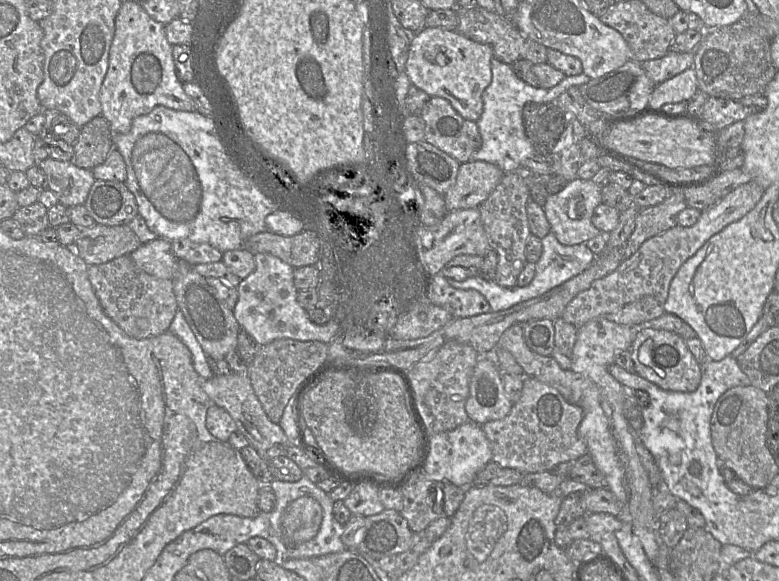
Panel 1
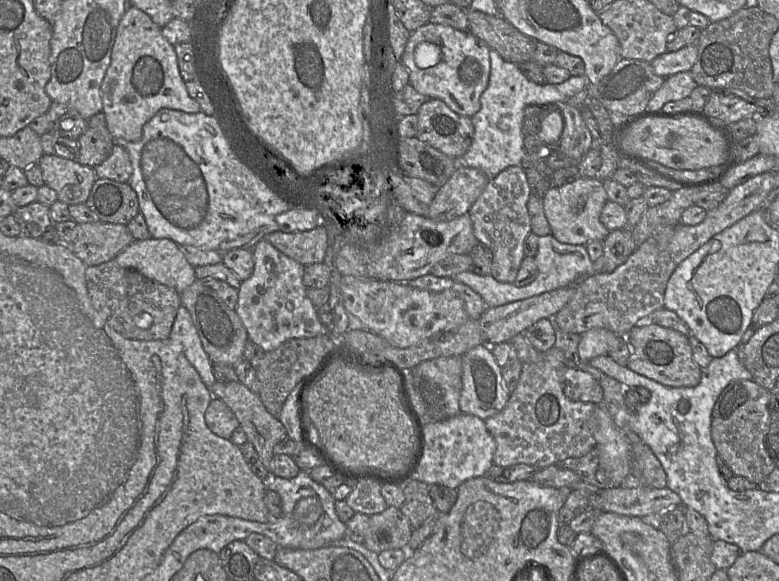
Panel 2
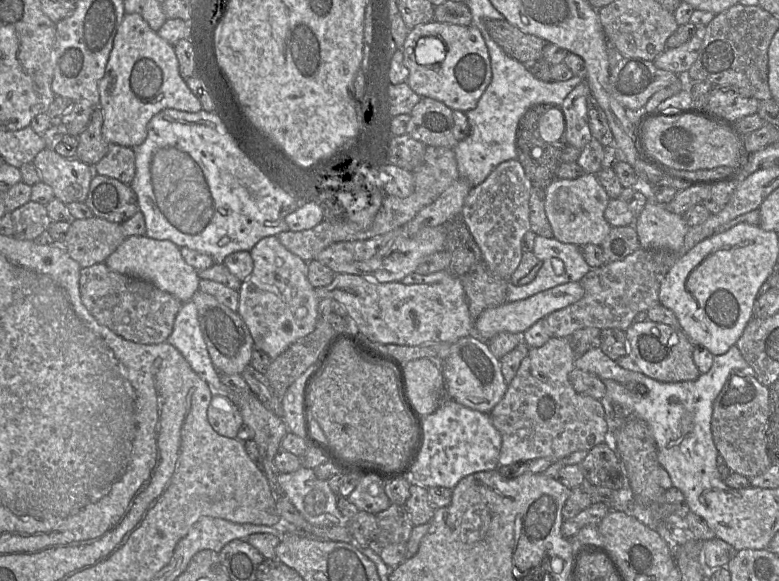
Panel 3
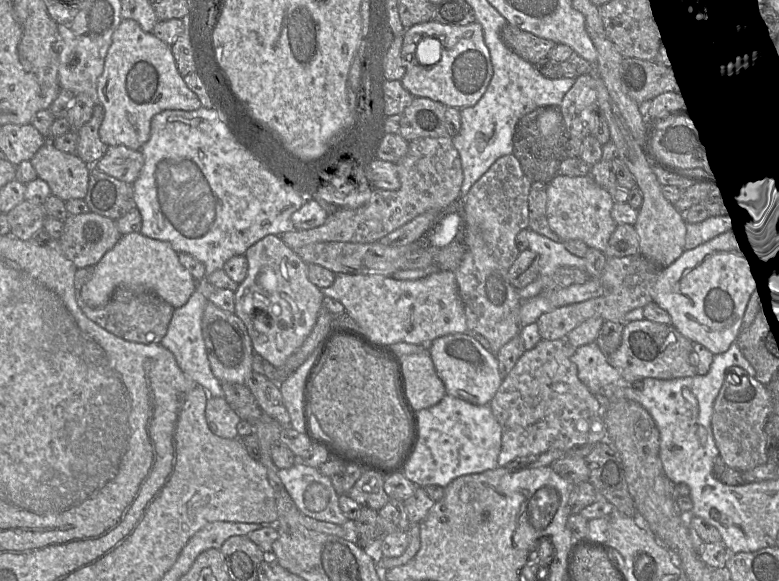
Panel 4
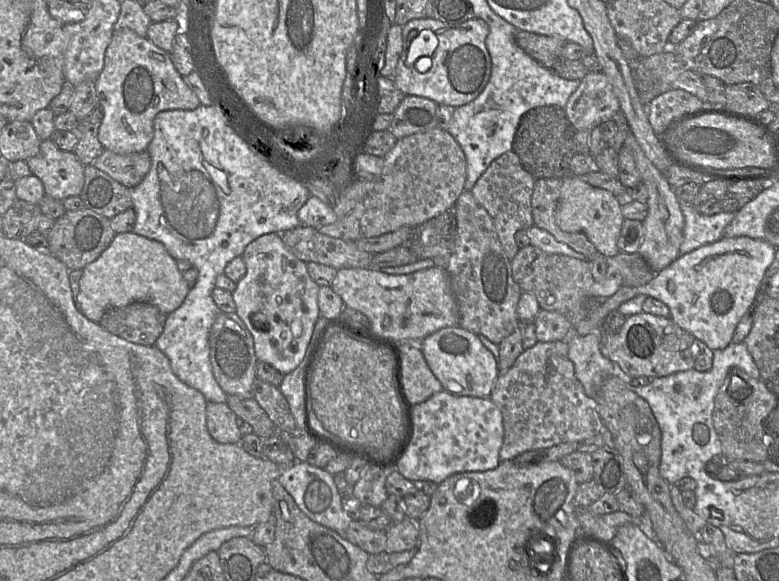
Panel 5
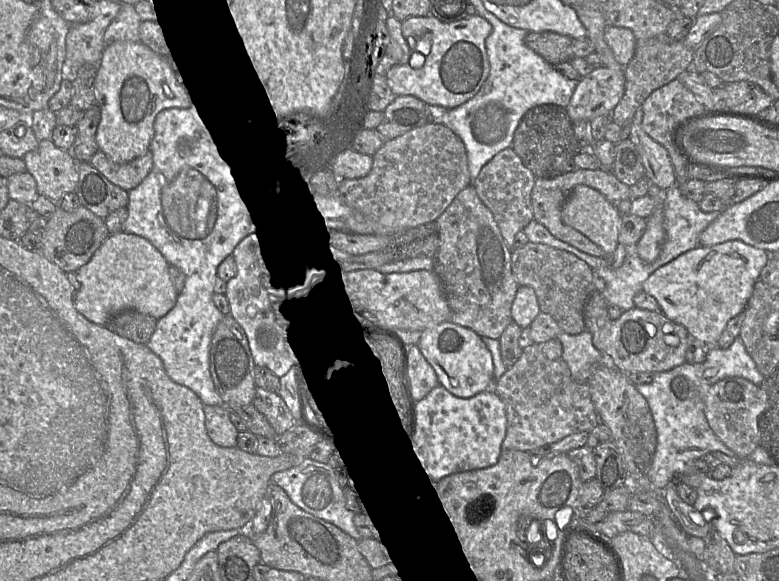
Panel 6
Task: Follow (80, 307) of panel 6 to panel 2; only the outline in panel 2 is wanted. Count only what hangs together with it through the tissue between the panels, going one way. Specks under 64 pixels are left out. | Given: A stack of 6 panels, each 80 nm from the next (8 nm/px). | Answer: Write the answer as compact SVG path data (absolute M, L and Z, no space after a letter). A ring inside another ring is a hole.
M167 238L135 240L114 259L119 266L133 269L148 279L175 289L178 293L183 292L197 279L195 268L186 260L179 245Z

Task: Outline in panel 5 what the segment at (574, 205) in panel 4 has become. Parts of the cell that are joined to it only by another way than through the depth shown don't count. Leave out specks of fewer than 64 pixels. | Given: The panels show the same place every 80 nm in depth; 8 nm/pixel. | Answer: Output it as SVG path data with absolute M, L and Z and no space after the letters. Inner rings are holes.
M570 175L564 178L555 220L559 228L565 232L584 233L598 252L607 258L612 258L620 252L617 242L624 217L618 197L607 190L591 186L579 176Z

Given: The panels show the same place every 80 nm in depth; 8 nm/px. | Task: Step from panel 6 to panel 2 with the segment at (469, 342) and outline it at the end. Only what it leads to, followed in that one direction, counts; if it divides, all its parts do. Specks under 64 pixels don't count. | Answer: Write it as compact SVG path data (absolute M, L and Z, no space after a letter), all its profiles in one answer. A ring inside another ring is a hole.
M477 345L462 356L462 389L459 405L461 412L482 420L498 414L508 403L510 393L502 378L502 368L497 364L490 346Z

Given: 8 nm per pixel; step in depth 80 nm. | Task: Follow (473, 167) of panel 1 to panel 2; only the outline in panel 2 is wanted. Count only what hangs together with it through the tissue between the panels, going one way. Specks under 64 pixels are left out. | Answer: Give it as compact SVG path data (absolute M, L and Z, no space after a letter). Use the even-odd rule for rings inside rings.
M458 166L432 200L428 218L450 221L465 213L481 195L490 178L481 170Z

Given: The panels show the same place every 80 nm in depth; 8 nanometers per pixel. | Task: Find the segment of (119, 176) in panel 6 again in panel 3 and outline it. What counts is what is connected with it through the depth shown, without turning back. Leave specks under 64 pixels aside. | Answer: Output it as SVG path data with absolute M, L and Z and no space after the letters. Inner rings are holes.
M110 144L108 153L95 165L94 172L130 185L136 173L135 161L131 147Z

